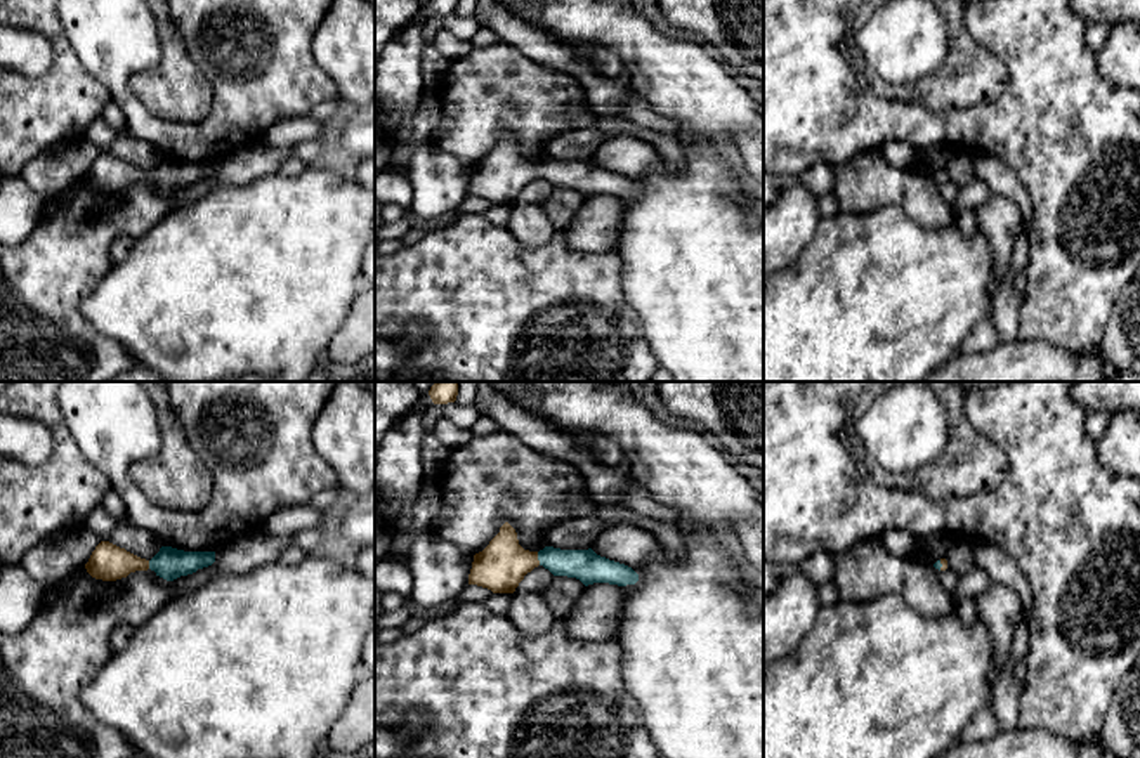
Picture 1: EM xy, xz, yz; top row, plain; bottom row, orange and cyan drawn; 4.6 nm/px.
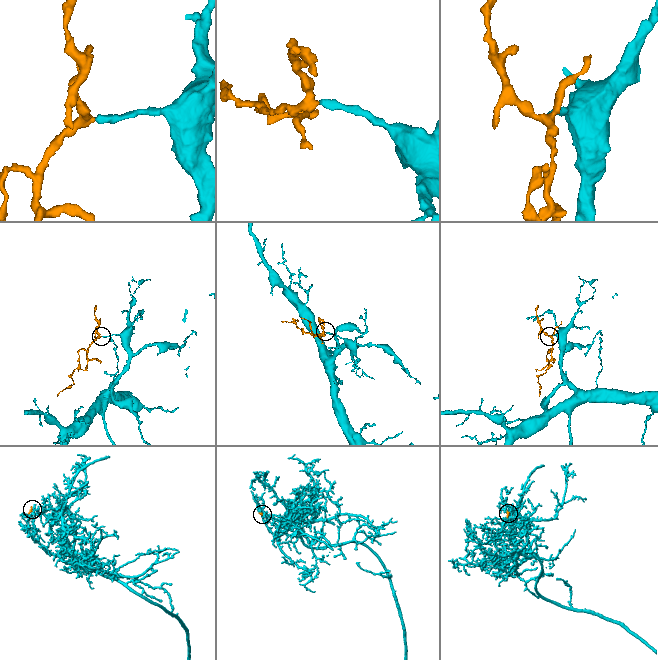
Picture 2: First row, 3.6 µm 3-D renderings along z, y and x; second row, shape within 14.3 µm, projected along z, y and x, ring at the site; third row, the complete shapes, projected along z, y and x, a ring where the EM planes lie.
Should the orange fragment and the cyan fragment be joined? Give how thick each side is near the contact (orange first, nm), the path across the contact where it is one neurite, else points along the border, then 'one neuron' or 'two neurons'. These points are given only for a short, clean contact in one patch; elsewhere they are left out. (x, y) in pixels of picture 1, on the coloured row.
calibres 220 and 150 nm; way xz (500, 568), (505, 562), (537, 559), (587, 566); one neuron

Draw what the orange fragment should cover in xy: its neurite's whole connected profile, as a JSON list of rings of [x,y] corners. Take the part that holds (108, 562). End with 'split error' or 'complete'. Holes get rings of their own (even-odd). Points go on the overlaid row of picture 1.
[[[101,541],[85,564],[87,572],[102,581],[116,581],[135,571],[154,571],[156,576],[174,581],[215,562],[215,552],[184,552],[161,546],[151,559],[141,559],[109,541]]]; split error

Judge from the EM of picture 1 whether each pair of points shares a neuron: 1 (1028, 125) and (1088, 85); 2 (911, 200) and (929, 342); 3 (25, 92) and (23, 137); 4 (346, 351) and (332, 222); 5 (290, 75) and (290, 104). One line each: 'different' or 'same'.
1: same
2: different
3: same
4: different
5: same

